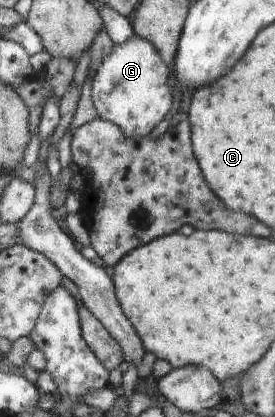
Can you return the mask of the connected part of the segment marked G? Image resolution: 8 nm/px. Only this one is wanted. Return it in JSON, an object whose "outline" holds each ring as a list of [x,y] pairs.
{"outline":[[[134,35],[125,45],[114,44],[111,55],[102,61],[102,65],[93,76],[91,95],[98,118],[117,124],[126,137],[132,139],[148,137],[170,111],[172,105],[172,95],[168,85],[170,74],[170,67],[161,60],[160,52],[144,38]]]}

